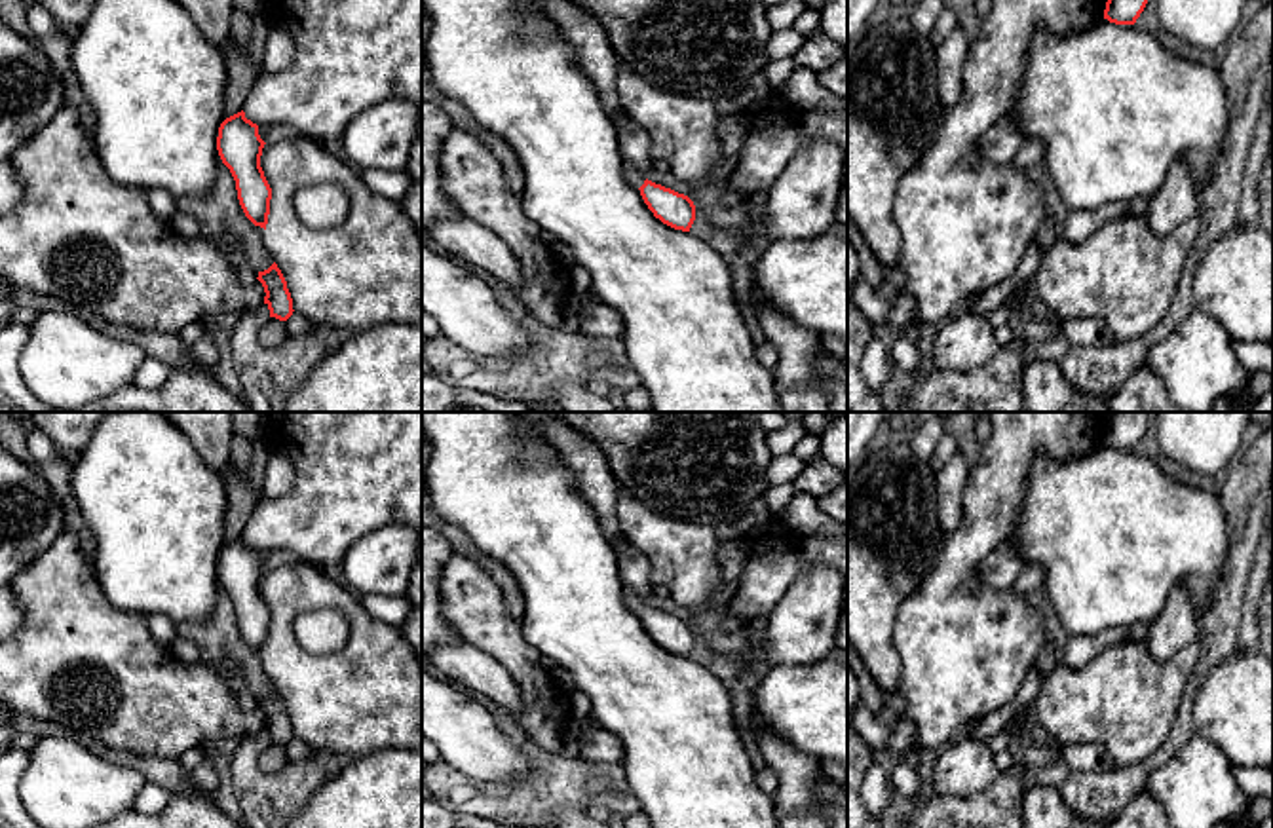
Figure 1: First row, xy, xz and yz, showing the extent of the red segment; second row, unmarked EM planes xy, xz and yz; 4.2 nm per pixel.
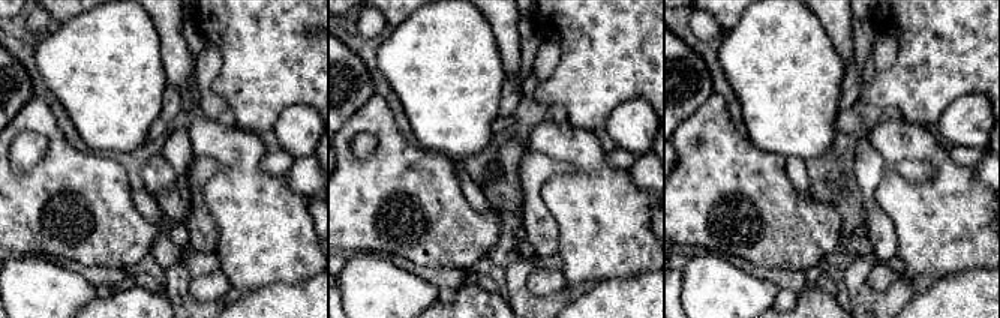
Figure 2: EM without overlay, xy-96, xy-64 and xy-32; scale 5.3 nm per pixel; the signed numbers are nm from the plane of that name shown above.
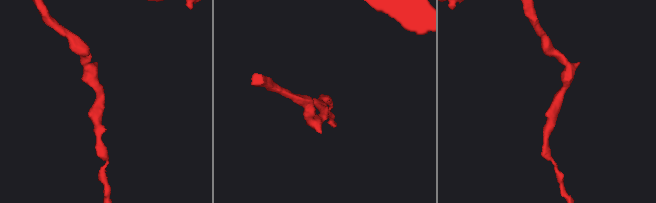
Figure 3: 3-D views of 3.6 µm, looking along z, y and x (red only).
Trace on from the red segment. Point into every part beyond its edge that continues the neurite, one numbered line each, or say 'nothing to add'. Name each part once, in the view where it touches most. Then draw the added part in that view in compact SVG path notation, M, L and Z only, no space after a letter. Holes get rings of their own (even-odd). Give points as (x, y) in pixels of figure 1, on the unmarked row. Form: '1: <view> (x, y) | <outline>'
1: xz (631, 599) | M623 587L623 598L627 602L627 606L635 612L635 613L640 613L644 610L644 602L635 594L633 589L629 587Z

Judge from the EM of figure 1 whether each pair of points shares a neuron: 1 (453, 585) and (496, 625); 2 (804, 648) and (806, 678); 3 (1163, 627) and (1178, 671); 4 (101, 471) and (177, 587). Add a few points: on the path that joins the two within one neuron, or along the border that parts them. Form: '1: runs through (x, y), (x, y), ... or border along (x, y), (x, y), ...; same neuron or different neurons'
1: runs through (464, 597), (485, 618); same neuron
2: border along (827, 652), (816, 661), (778, 663), (772, 667); different neurons
3: border along (1144, 640), (1158, 661), (1167, 661), (1194, 640); different neurons
4: runs through (130, 500), (156, 526), (156, 553), (162, 559); same neuron

